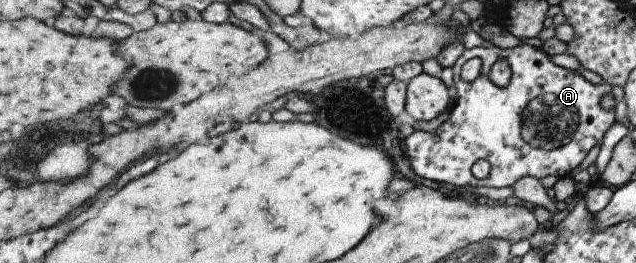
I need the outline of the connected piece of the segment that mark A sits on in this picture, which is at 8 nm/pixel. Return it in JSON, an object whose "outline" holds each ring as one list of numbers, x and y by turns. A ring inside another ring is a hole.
{"outline":[[527,43,508,49,494,45,490,48,473,47,462,55,452,69,458,99,452,105,449,119,436,131,415,131,405,140,408,158,420,176,463,187,508,188,526,176,538,179,545,176,562,178,580,166,588,152,602,142,608,128,615,123,614,109,604,110,600,104,602,98,612,92,611,85,604,83,596,72,586,68,572,71,556,65,540,49],[476,56,482,60,482,71,475,80,466,81,462,78,462,68,470,62,470,58],[499,58,506,58,512,71,506,88,500,88,490,80,490,68],[478,160,489,162,491,170,487,178,476,179,472,174,472,166]]}

